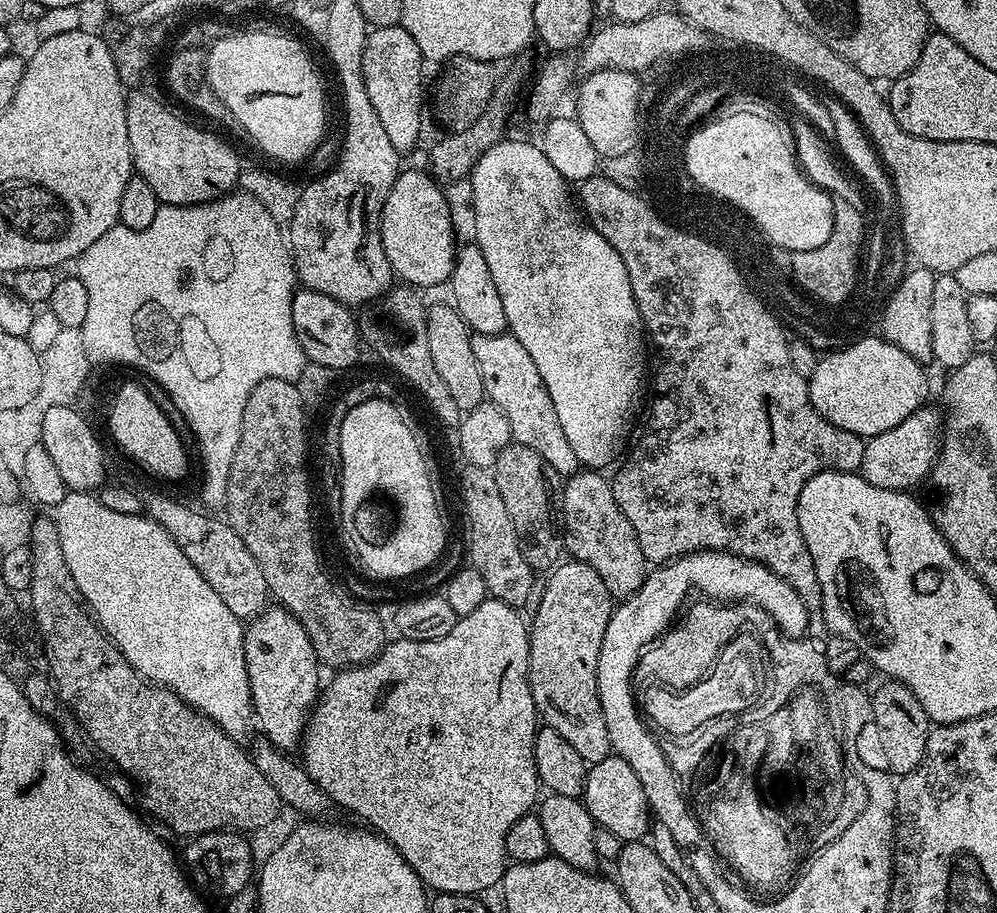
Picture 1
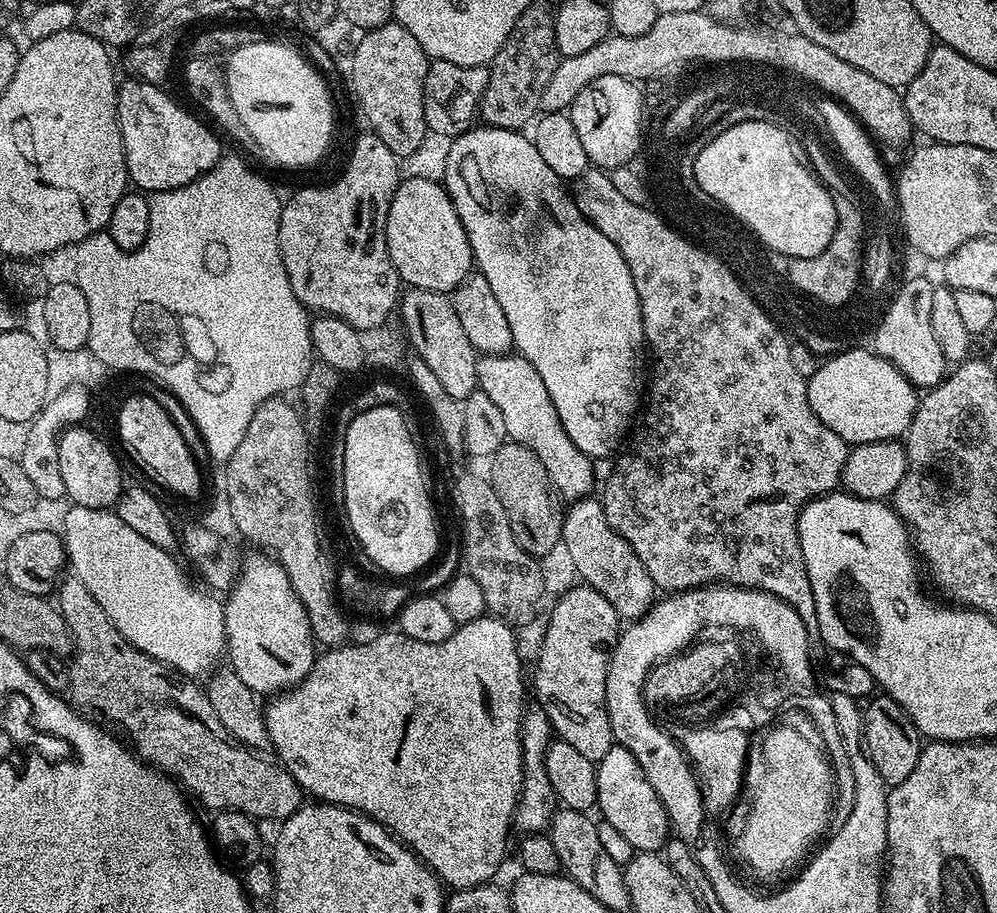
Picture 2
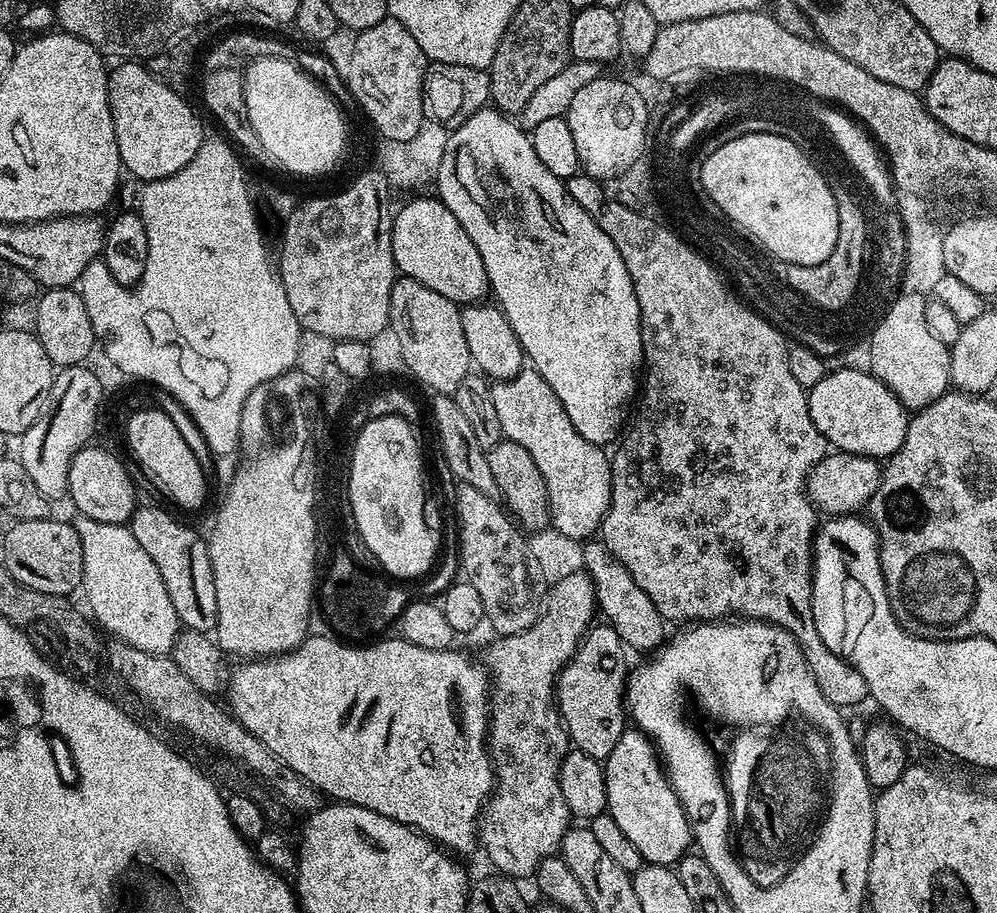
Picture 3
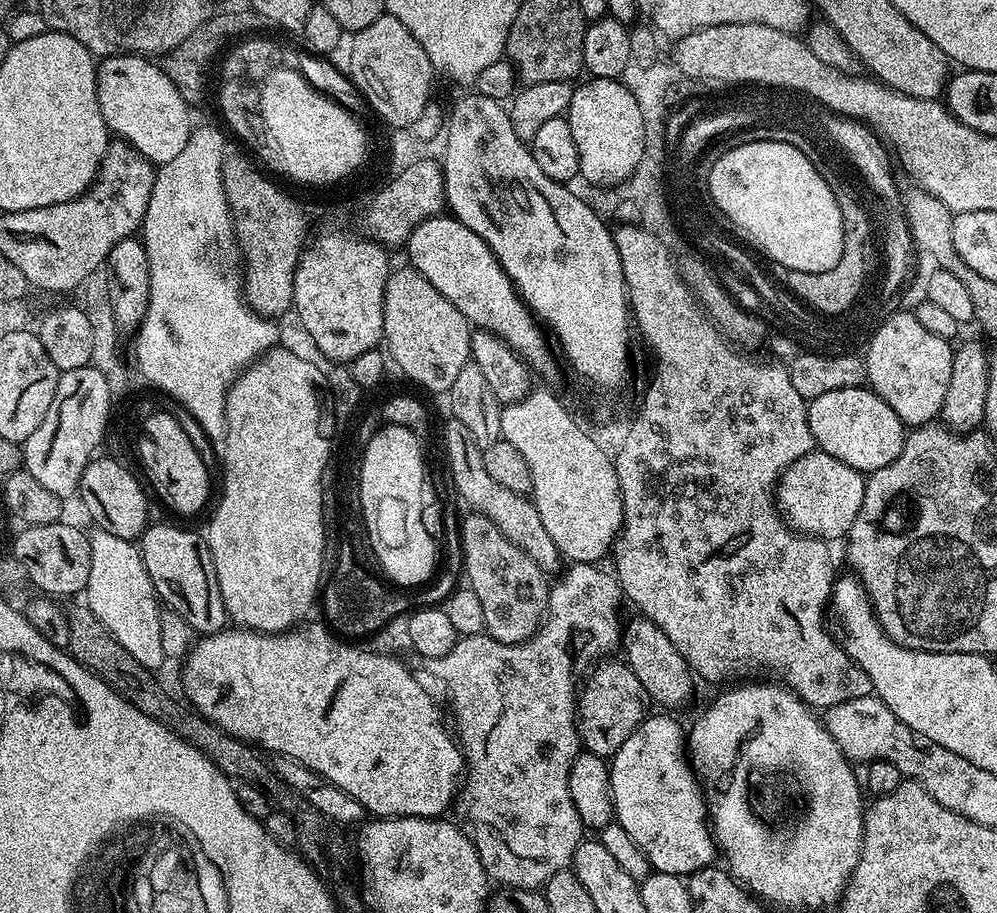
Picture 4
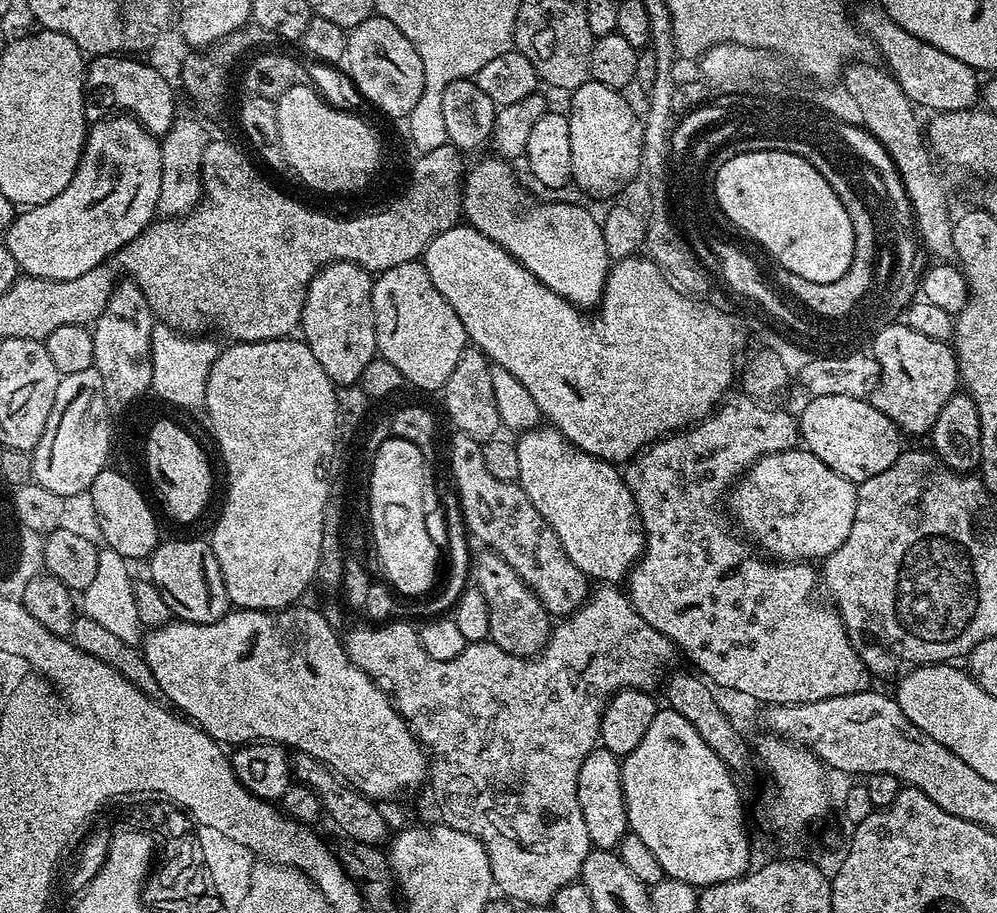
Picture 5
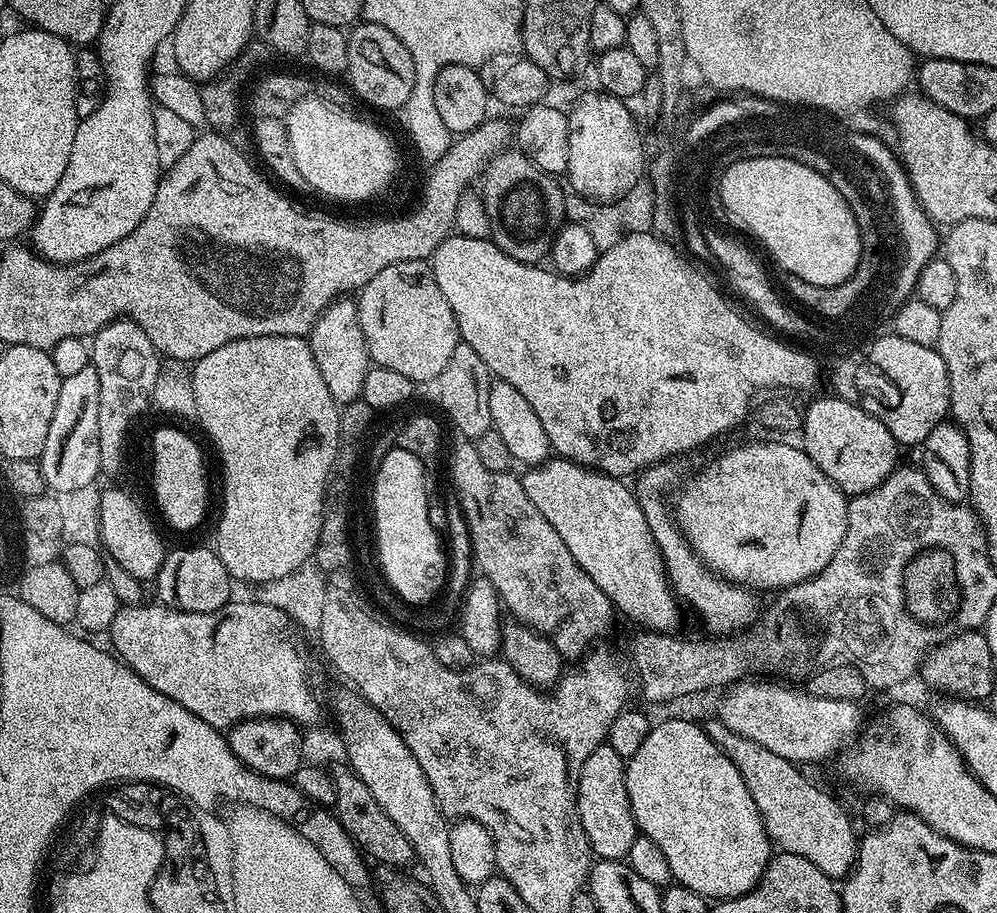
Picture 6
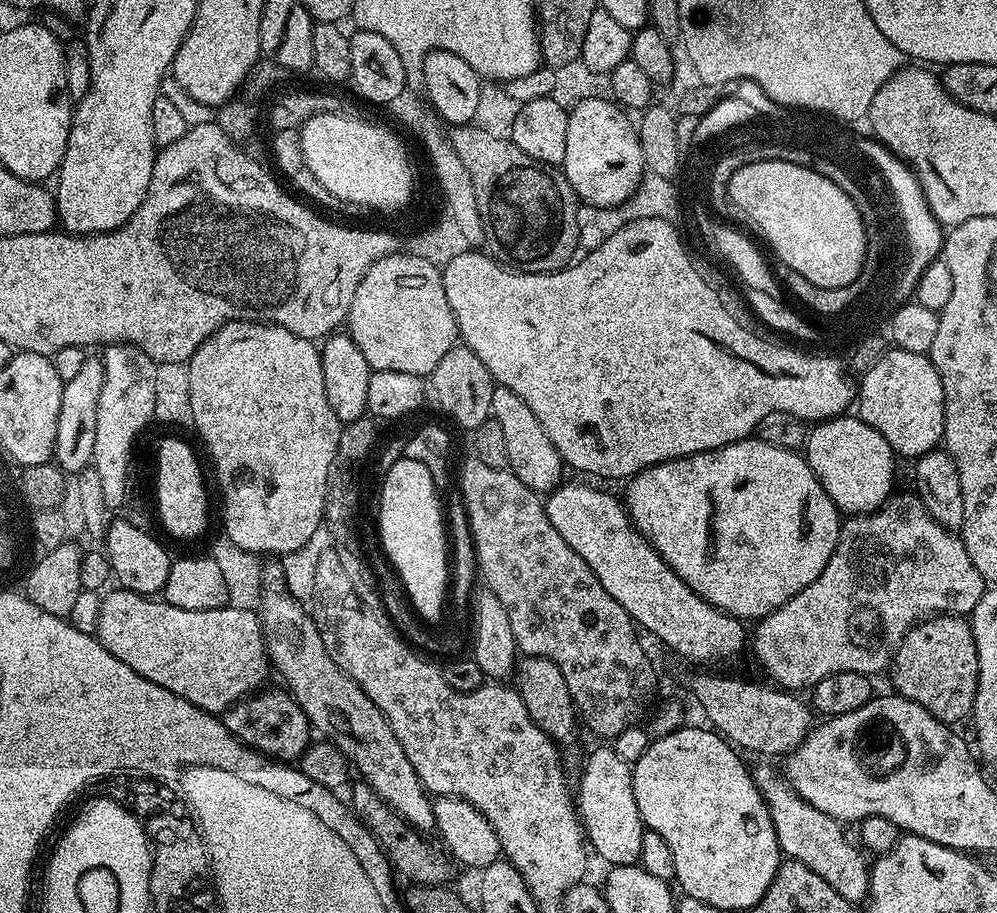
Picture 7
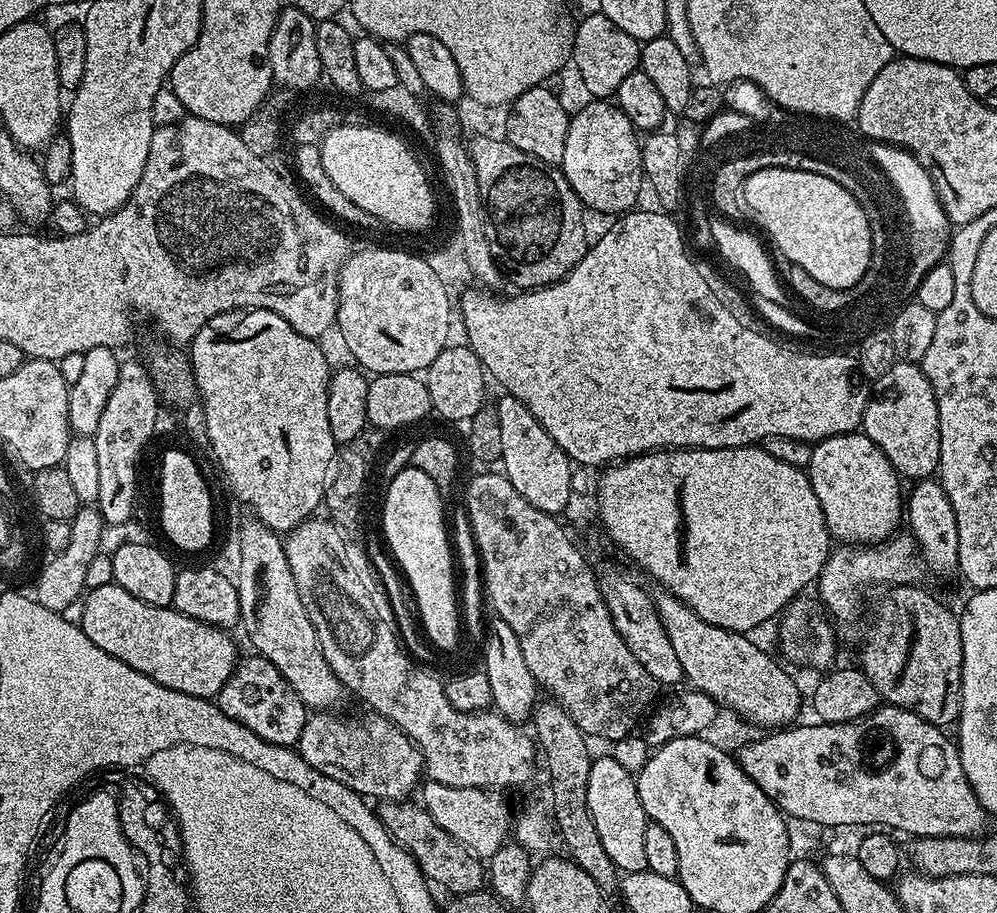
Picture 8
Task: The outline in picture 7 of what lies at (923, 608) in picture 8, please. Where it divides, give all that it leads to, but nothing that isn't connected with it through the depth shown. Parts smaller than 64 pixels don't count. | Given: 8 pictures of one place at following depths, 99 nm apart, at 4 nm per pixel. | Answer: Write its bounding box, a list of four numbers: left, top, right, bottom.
[890,614,978,726]

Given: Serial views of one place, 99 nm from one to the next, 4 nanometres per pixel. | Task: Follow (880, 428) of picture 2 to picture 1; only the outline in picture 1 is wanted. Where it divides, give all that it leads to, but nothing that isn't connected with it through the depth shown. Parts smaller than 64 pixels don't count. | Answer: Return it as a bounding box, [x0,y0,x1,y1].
[807,334,928,437]

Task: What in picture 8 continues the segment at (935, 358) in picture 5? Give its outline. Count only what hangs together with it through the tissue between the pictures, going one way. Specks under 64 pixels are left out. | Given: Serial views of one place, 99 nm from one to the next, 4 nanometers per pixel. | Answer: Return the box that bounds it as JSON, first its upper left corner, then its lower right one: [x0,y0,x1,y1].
[862,362,940,481]

